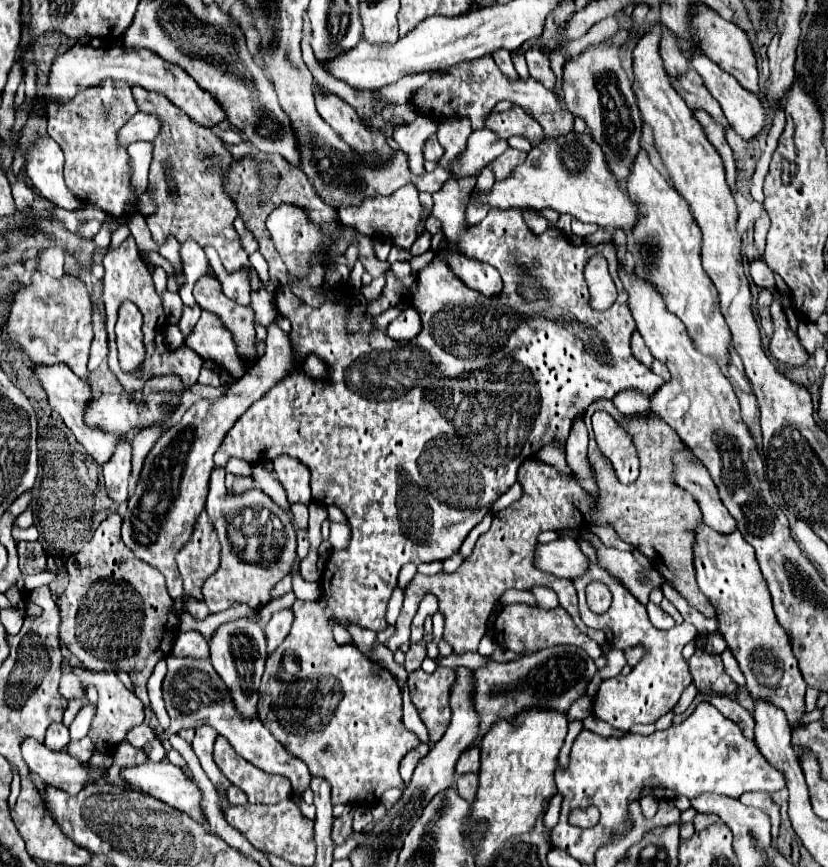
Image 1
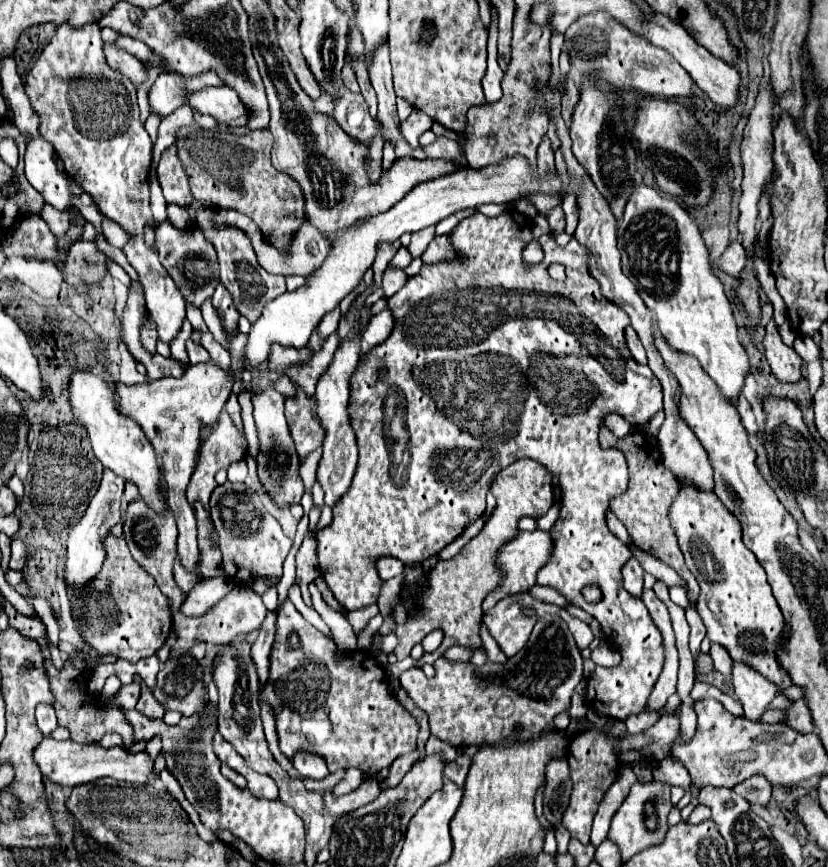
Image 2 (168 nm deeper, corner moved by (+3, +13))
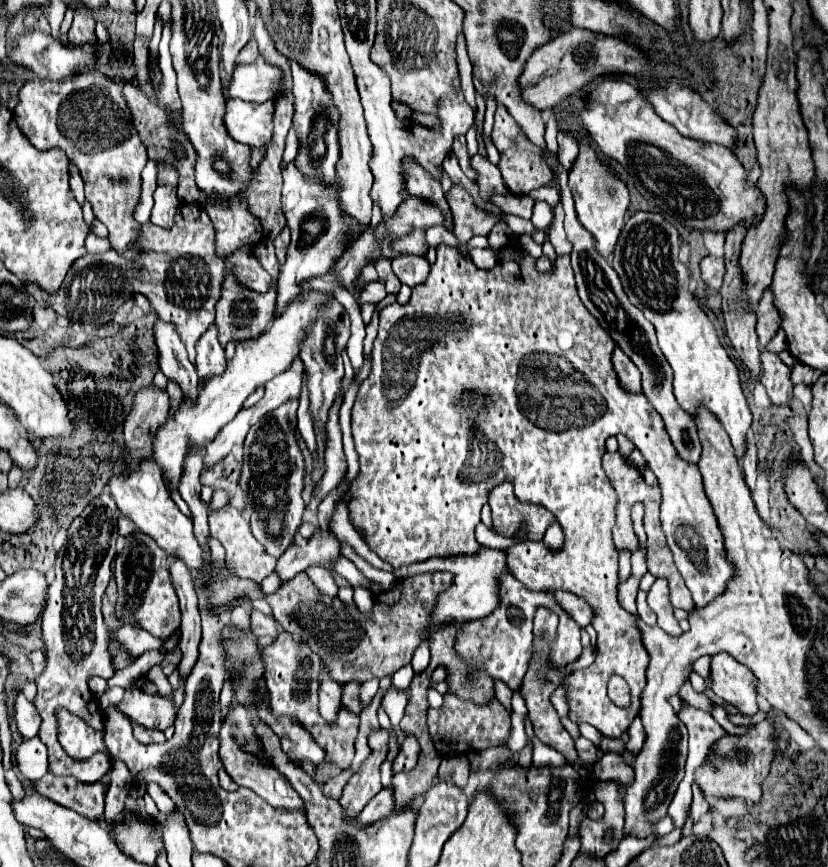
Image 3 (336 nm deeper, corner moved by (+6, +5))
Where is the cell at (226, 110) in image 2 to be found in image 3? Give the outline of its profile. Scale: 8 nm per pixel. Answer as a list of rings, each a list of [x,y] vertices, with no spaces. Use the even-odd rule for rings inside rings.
[[[227,100],[225,128],[229,136],[247,146],[265,146],[273,134],[273,100],[263,104],[245,100]]]

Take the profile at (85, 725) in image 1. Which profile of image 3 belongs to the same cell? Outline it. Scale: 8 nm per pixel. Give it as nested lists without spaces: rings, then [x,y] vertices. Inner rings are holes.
[[[39,736],[25,740],[15,754],[23,778],[37,782],[47,772],[47,748]]]

